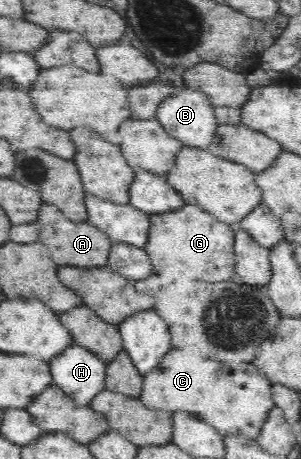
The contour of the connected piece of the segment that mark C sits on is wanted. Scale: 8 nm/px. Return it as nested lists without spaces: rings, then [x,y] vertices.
[[[171,350],[155,369],[143,374],[142,392],[138,399],[148,408],[170,413],[185,411],[213,426],[222,435],[241,434],[255,439],[268,414],[275,407],[273,383],[253,362],[224,364],[206,360],[188,350]]]

